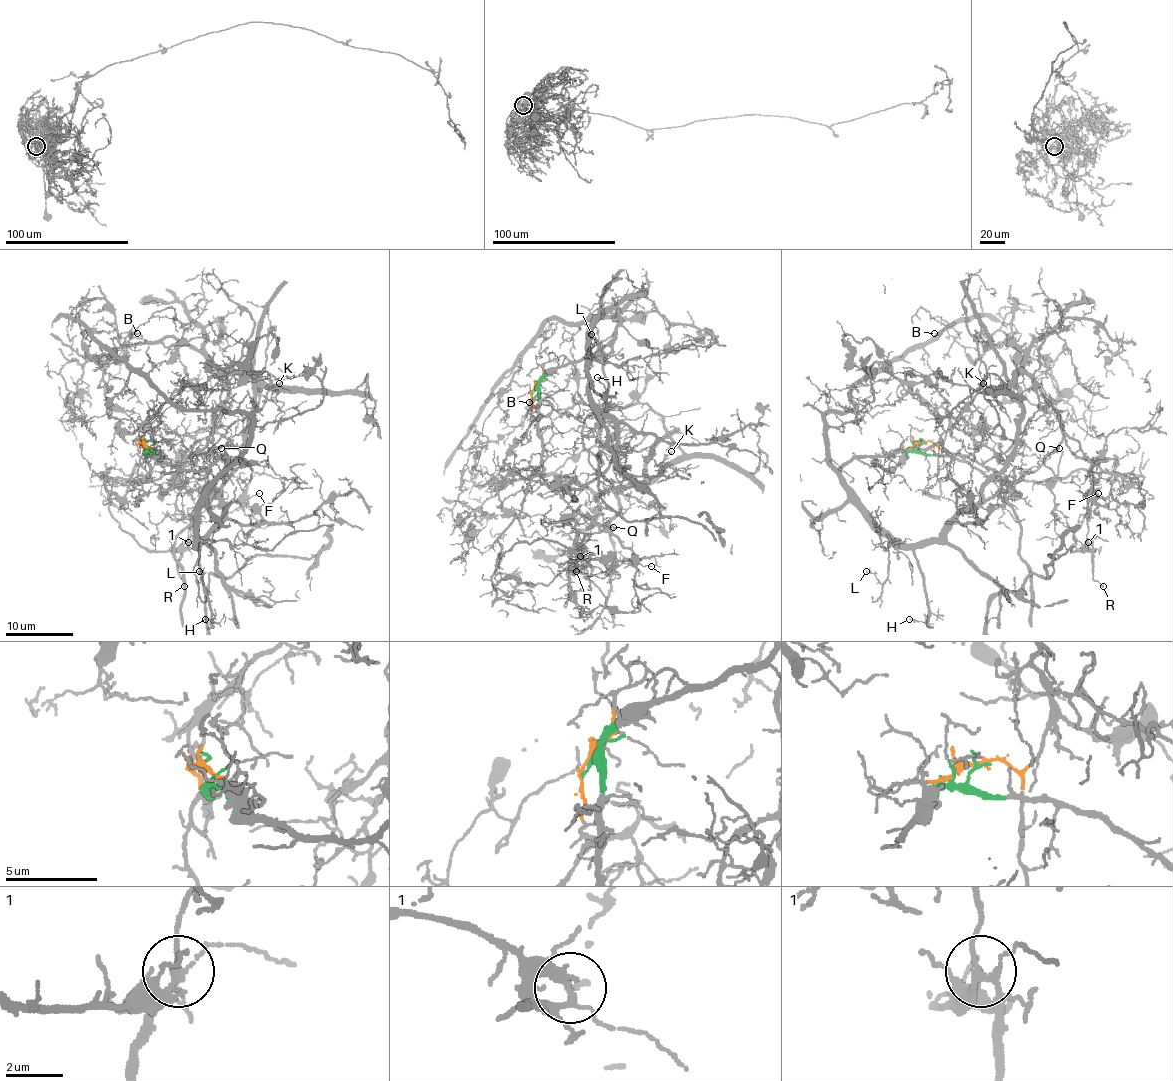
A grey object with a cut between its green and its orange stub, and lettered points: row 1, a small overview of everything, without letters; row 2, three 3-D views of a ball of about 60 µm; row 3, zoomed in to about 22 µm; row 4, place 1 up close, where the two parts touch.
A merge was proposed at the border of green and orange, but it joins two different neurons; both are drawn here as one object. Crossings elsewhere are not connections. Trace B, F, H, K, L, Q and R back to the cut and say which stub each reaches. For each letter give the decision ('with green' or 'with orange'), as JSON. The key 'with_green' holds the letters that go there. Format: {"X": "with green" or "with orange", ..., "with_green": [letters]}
{"B": "with orange", "F": "with orange", "H": "with green", "K": "with orange", "L": "with green", "Q": "with orange", "R": "with orange", "with_green": ["H", "L"]}

